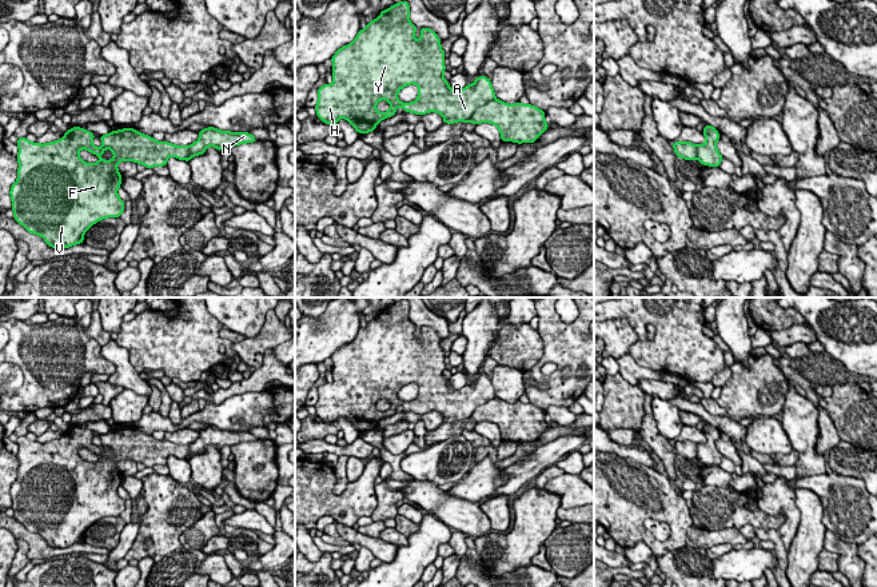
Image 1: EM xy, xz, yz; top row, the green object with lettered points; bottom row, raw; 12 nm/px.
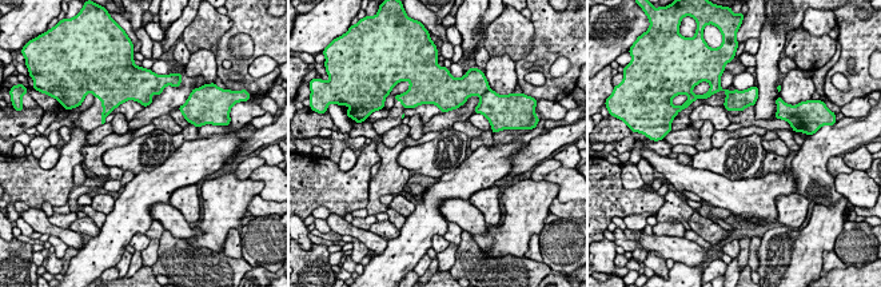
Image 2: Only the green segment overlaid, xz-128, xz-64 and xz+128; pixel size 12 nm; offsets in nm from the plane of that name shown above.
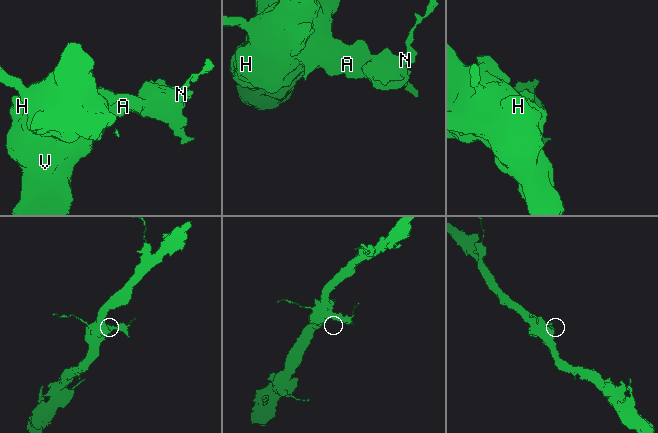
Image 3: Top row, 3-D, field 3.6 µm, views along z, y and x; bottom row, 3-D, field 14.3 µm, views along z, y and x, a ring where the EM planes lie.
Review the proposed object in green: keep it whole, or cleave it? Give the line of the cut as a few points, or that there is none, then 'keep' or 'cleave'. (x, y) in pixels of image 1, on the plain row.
cut in xz along (494, 396), (479, 404), (465, 420); cleave

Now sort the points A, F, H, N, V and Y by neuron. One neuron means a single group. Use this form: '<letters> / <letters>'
A F H V Y / N

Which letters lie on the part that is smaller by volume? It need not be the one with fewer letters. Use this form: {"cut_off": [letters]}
{"cut_off": ["N"]}

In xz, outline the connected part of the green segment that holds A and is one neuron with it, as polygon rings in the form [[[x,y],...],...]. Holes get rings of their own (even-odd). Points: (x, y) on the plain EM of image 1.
[[[406,299],[383,308],[376,319],[372,318],[364,328],[360,327],[354,340],[339,347],[331,356],[334,382],[318,387],[316,415],[323,422],[335,424],[343,416],[362,434],[375,430],[380,419],[396,412],[398,406],[420,415],[436,411],[443,415],[443,422],[454,423],[469,419],[478,406],[495,398],[491,379],[483,374],[461,390],[454,390],[443,376],[446,351],[441,347],[442,339],[430,327],[419,327],[420,338],[416,339],[416,328],[410,320],[410,303]],[[410,383],[418,384],[418,396],[411,402],[399,400],[399,390]],[[380,399],[390,402],[387,411],[376,410]]]

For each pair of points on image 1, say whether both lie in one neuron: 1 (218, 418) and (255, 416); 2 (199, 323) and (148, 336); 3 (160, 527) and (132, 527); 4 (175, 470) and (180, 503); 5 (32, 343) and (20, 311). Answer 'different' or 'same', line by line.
1: same
2: same
3: different
4: same
5: different

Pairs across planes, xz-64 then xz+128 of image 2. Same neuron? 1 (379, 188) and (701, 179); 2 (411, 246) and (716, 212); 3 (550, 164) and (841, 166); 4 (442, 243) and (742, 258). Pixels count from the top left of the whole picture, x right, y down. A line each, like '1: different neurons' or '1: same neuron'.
1: different neurons
2: different neurons
3: same neuron
4: different neurons

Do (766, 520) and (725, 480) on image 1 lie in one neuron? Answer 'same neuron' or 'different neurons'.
same neuron

